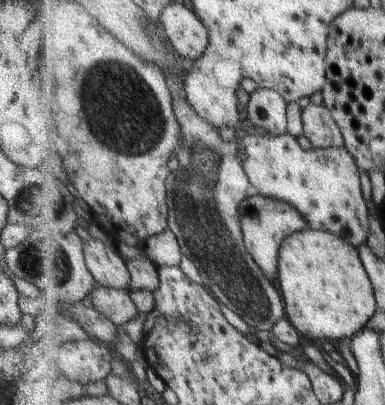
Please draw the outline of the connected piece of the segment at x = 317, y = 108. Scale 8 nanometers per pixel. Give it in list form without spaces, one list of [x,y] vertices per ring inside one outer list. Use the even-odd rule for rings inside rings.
[[[308,104],[302,111],[302,121],[304,136],[313,144],[313,148],[345,146],[341,129],[327,105]]]

